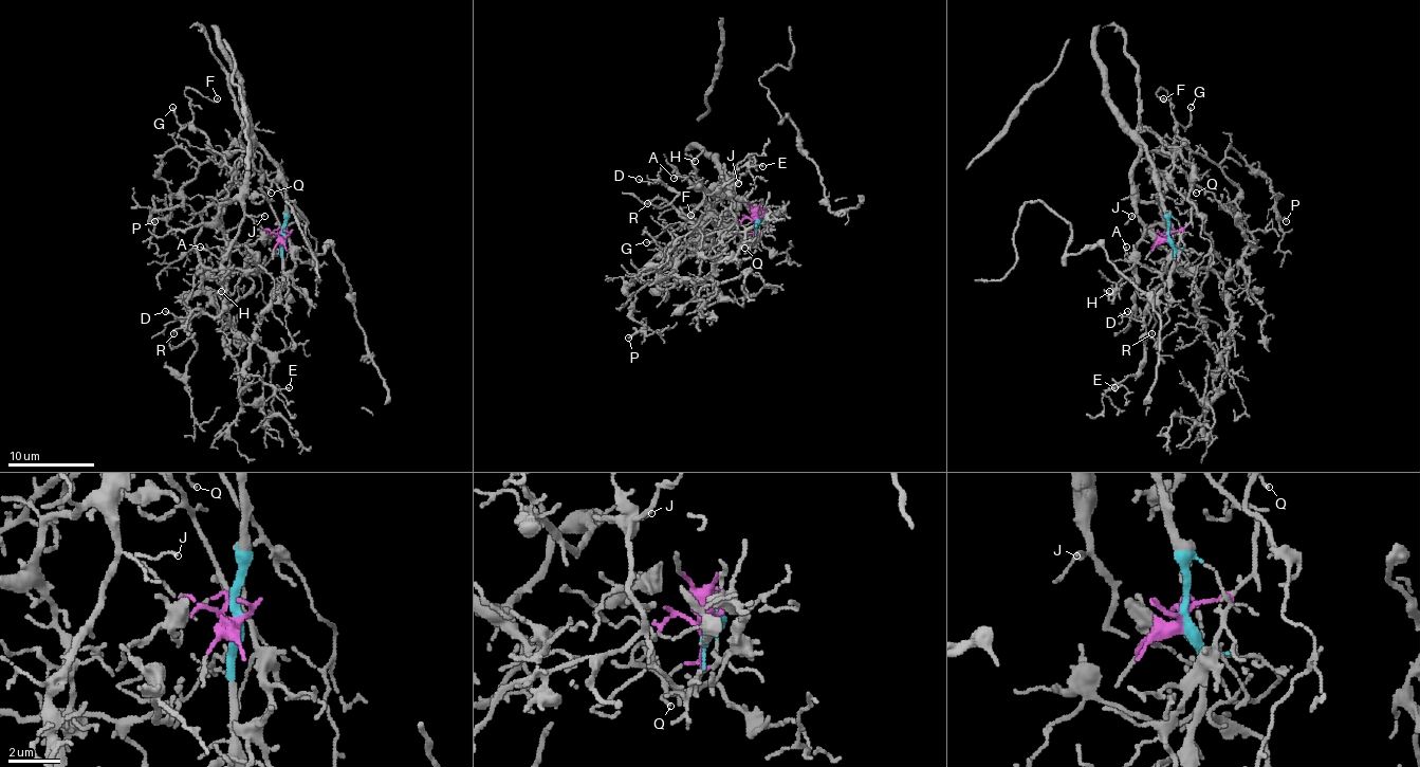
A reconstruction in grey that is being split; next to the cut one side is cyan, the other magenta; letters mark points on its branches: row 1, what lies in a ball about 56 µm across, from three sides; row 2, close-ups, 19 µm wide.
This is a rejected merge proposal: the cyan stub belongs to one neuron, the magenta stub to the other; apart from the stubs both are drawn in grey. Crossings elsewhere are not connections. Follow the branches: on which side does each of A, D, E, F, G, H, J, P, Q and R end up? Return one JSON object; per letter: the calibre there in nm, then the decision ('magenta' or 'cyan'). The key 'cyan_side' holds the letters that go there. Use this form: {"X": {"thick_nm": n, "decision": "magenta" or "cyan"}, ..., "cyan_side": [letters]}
{"A": {"thick_nm": 130, "decision": "cyan"}, "D": {"thick_nm": 90, "decision": "cyan"}, "E": {"thick_nm": 110, "decision": "cyan"}, "F": {"thick_nm": 120, "decision": "cyan"}, "G": {"thick_nm": 130, "decision": "cyan"}, "H": {"thick_nm": 120, "decision": "cyan"}, "J": {"thick_nm": 100, "decision": "cyan"}, "P": {"thick_nm": 160, "decision": "magenta"}, "Q": {"thick_nm": 50, "decision": "magenta"}, "R": {"thick_nm": 100, "decision": "cyan"}, "cyan_side": ["A", "D", "E", "F", "G", "H", "J", "R"]}

